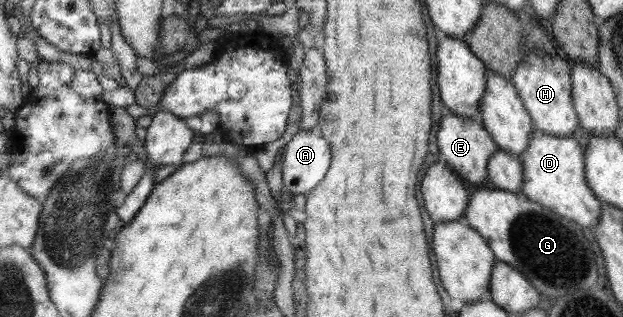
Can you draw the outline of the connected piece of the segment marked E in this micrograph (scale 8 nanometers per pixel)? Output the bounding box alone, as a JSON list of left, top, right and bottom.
[435,111,499,188]

